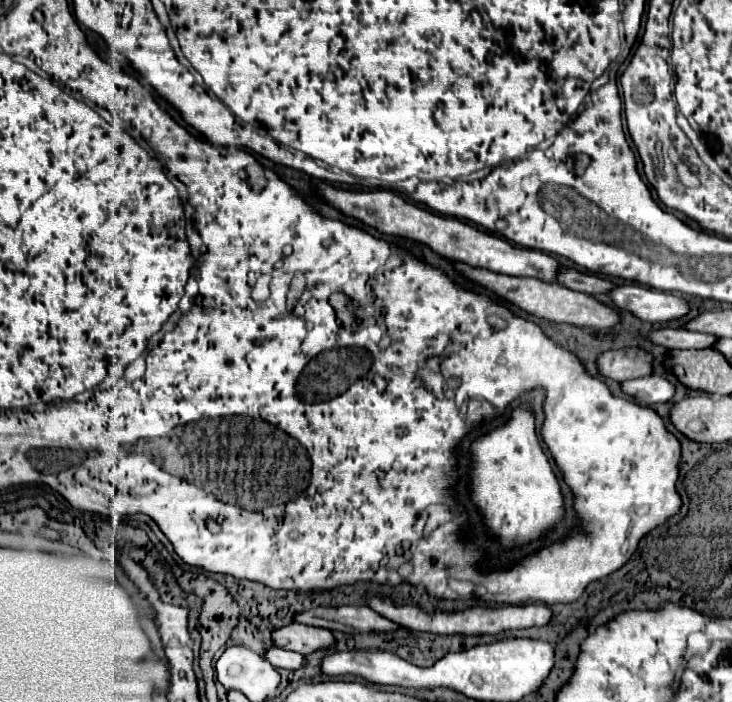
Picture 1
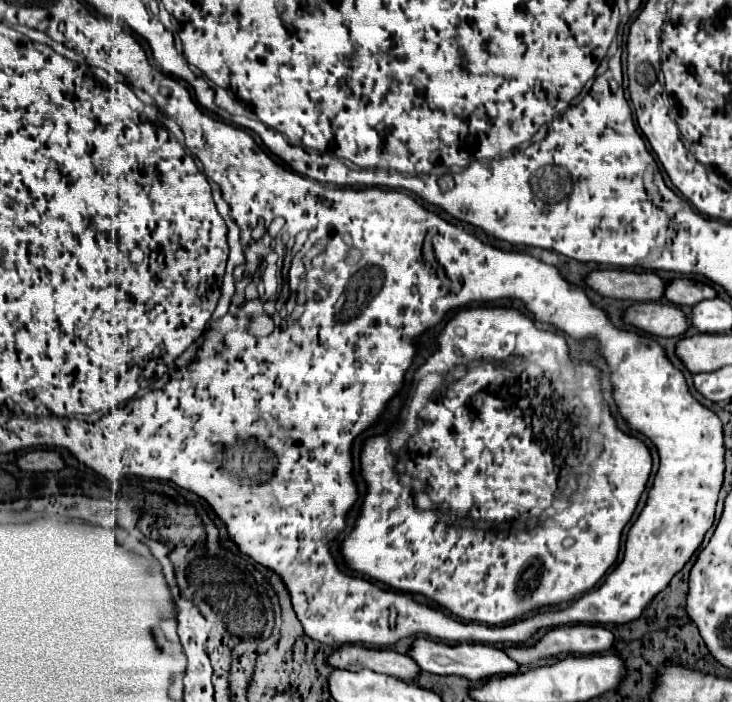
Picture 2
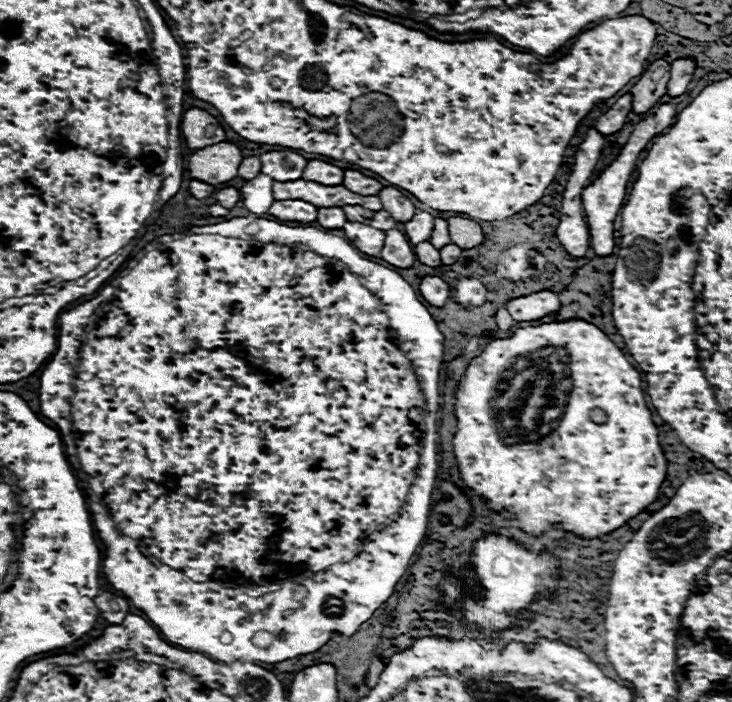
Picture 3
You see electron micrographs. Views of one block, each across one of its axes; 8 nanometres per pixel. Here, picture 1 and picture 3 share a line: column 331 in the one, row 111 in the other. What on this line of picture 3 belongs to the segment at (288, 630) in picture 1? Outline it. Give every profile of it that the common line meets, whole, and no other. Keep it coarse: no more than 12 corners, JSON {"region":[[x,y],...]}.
{"region":[[652,62],[630,90],[634,114],[666,94],[670,64]]}

